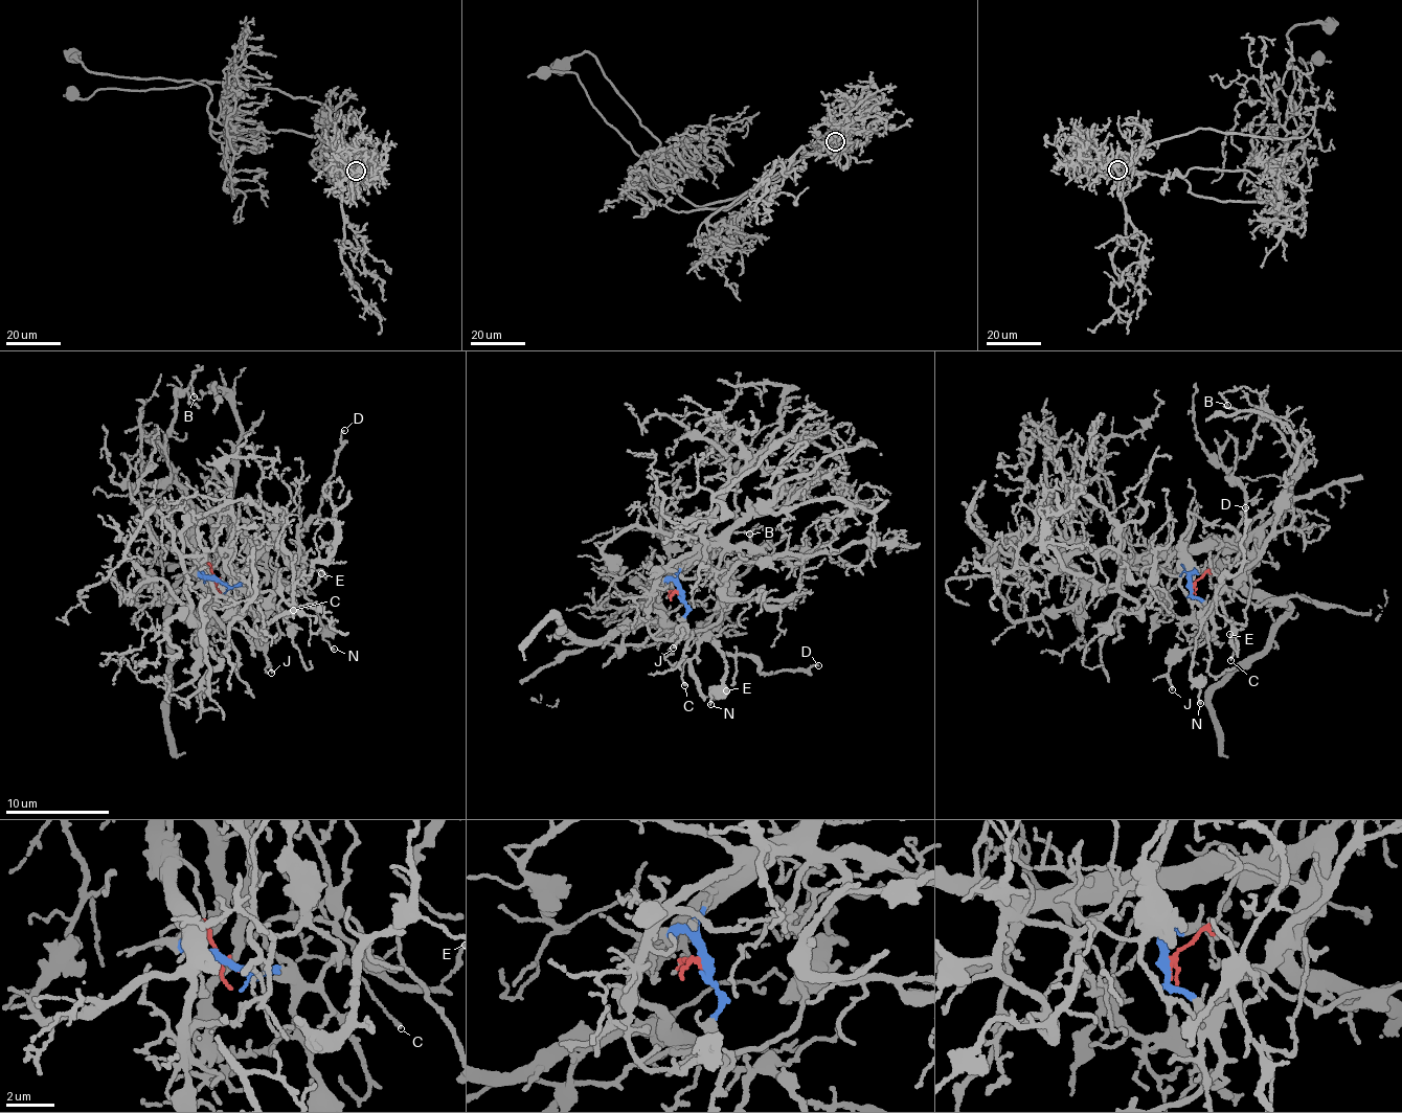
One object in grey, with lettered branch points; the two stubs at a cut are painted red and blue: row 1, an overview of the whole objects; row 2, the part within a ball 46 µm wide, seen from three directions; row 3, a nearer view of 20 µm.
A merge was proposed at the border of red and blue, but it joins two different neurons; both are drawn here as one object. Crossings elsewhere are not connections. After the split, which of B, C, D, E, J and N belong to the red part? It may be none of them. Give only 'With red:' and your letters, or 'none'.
With red: B

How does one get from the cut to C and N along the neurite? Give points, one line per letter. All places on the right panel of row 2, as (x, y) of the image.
C: (1191, 587), (1192, 596), (1208, 604), (1231, 597), (1230, 590), (1223, 589), (1221, 609), (1236, 633), (1229, 659)
N: (1191, 587), (1192, 596), (1208, 604), (1231, 597), (1230, 590), (1218, 592), (1199, 617), (1193, 684), (1200, 704)

